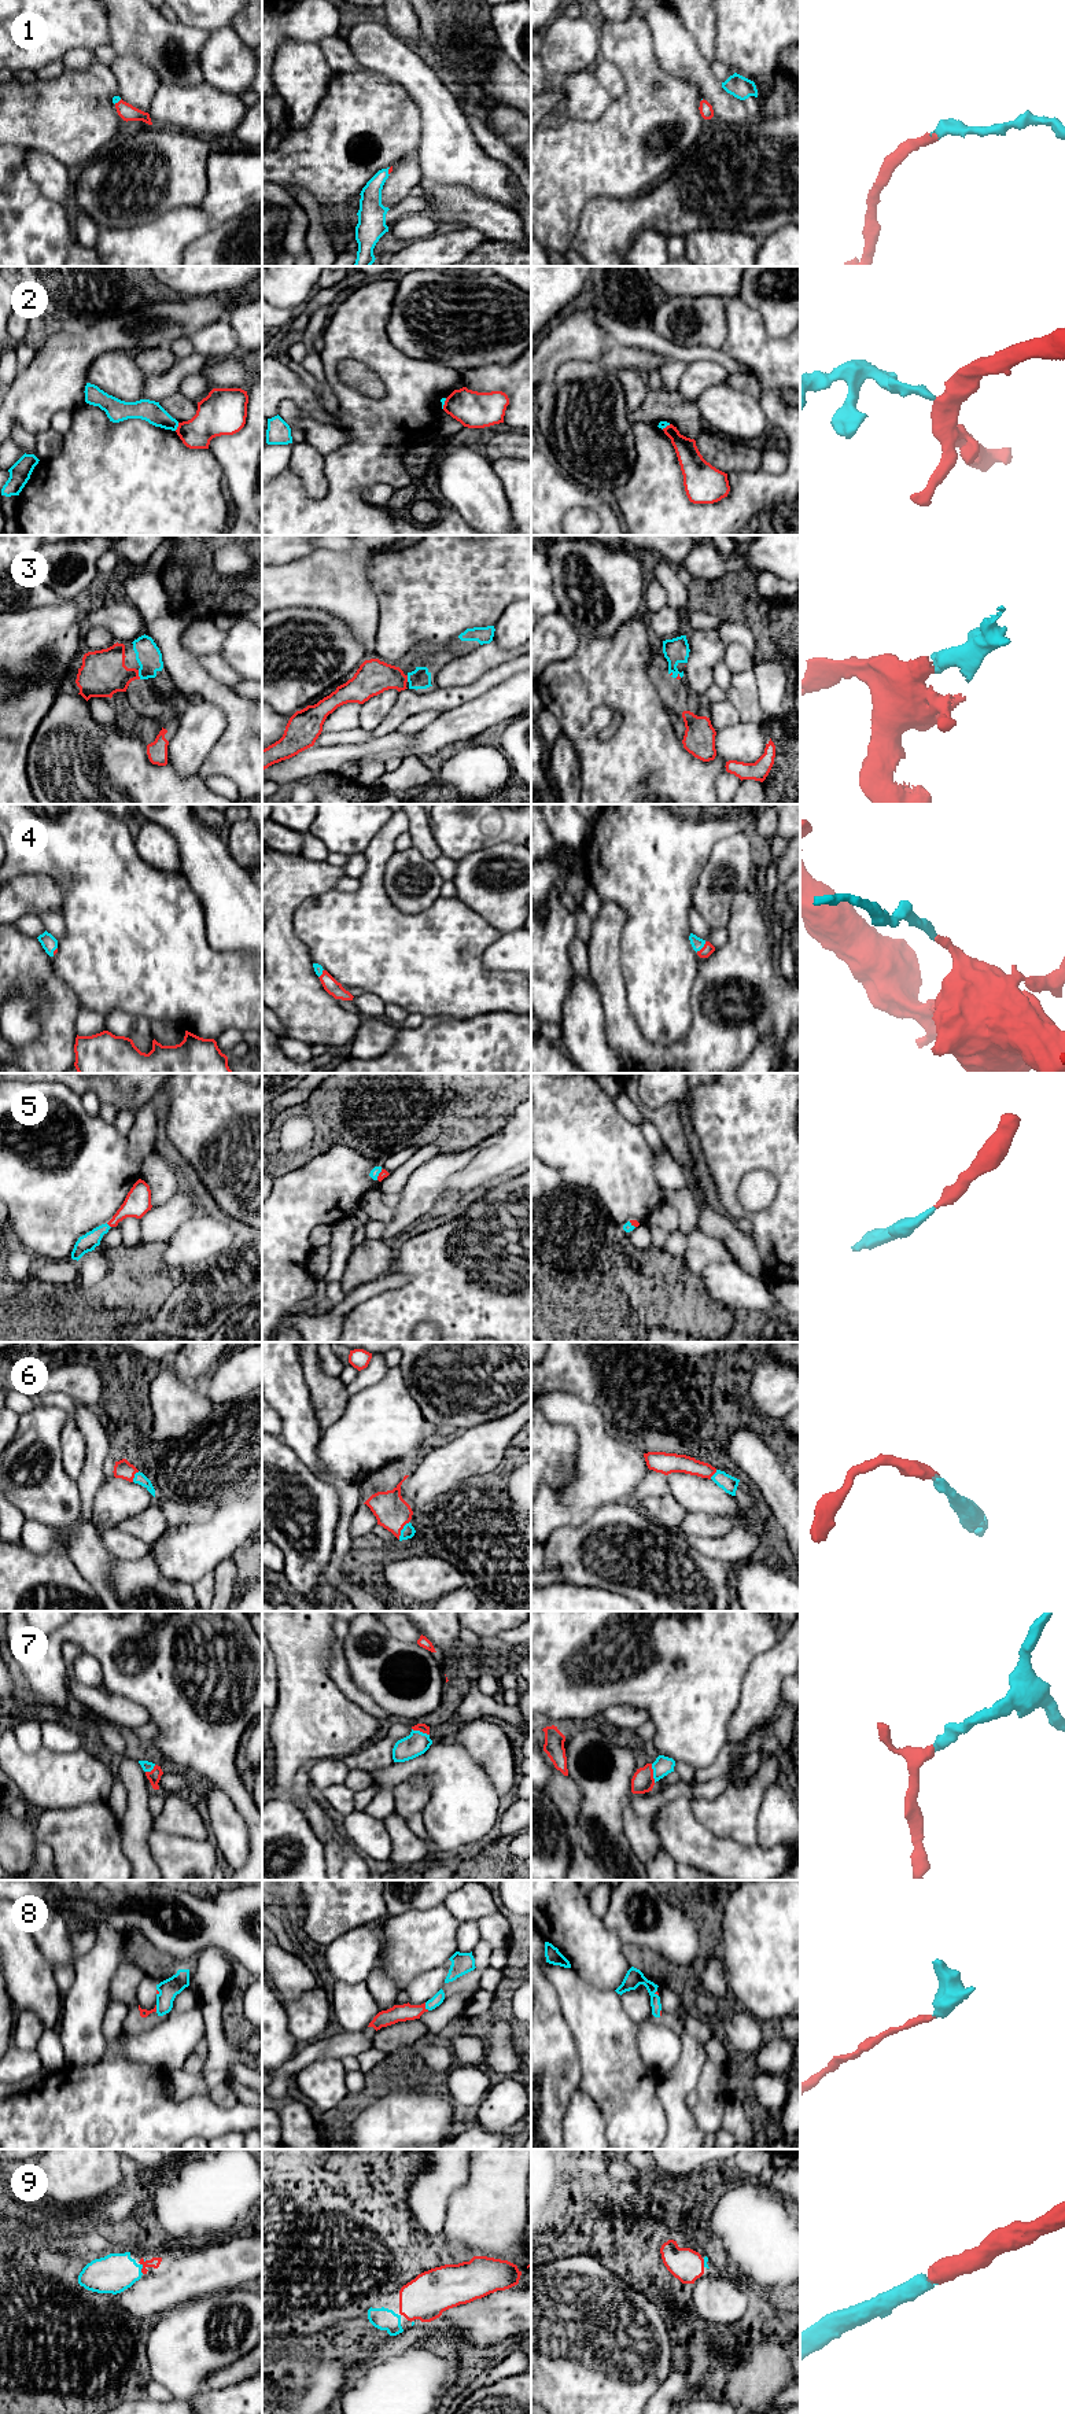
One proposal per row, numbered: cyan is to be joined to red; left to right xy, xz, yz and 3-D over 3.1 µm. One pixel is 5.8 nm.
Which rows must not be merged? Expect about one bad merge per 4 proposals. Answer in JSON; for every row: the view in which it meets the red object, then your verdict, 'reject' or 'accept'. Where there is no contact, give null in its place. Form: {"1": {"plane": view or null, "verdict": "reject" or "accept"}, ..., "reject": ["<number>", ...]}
{"1": {"plane": "xz", "verdict": "accept"}, "2": {"plane": "xy", "verdict": "reject"}, "3": {"plane": "xy", "verdict": "accept"}, "4": {"plane": "yz", "verdict": "accept"}, "5": {"plane": "xy", "verdict": "accept"}, "6": {"plane": "xz", "verdict": "accept"}, "7": {"plane": "yz", "verdict": "accept"}, "8": {"plane": "xz", "verdict": "accept"}, "9": {"plane": "xy", "verdict": "accept"}, "reject": ["2"]}

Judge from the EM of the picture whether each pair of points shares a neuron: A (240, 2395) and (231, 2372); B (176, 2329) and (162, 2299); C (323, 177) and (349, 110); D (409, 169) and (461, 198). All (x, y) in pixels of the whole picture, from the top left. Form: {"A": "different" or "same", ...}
{"A": "different", "B": "different", "C": "same", "D": "different"}

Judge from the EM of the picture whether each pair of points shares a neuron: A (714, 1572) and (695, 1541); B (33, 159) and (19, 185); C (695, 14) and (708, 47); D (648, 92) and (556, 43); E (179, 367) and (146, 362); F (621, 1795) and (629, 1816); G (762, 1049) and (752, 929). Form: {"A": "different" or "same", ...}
{"A": "different", "B": "different", "C": "same", "D": "different", "E": "different", "F": "different", "G": "different"}

